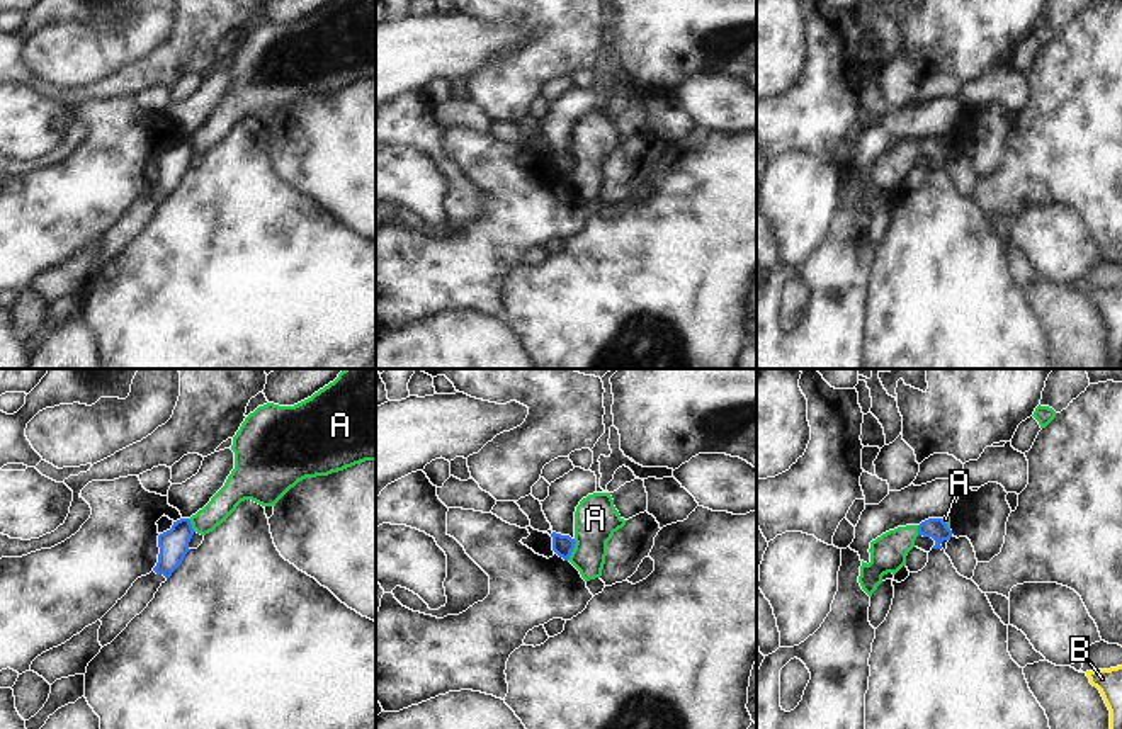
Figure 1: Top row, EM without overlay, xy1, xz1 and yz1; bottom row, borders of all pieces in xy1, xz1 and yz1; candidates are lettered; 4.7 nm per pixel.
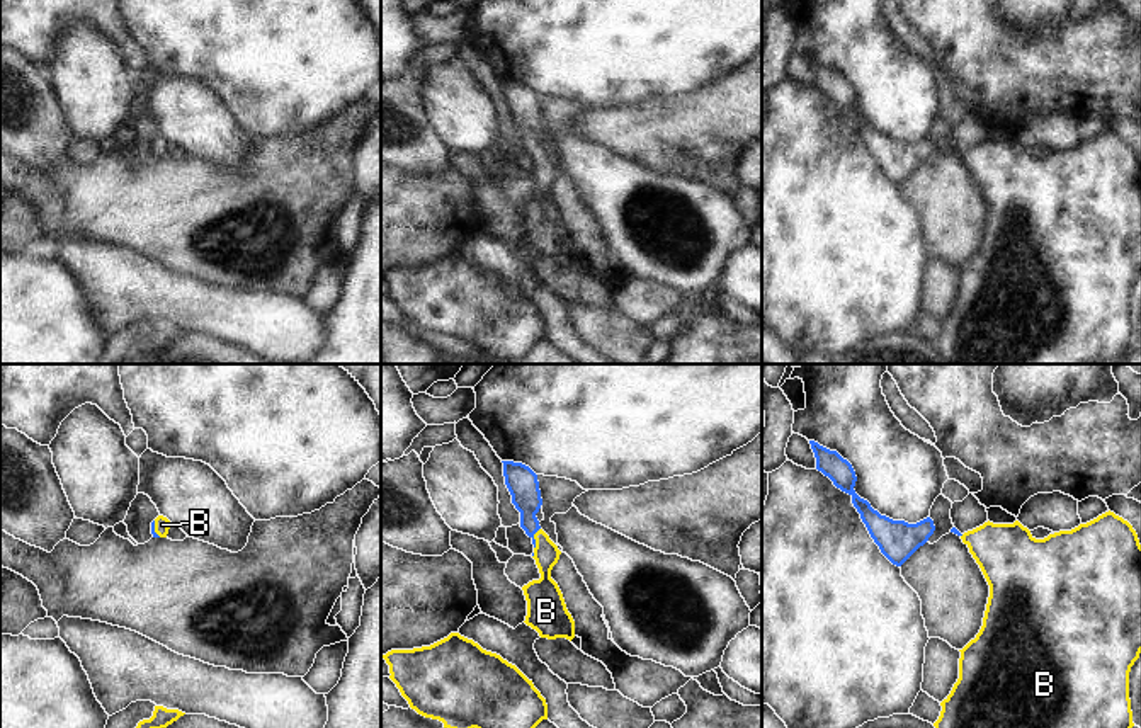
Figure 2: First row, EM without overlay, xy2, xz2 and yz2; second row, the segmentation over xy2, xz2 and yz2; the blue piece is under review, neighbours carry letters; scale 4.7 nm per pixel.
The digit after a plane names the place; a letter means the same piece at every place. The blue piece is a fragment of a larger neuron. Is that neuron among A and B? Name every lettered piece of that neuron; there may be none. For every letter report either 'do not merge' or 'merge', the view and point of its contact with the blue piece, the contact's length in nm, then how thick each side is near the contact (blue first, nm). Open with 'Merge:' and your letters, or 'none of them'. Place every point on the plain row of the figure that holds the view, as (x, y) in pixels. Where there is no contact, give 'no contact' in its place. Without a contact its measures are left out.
Merge: B
A: do not merge | xz1 (573, 167) | 110 nm | 100/200 nm
B: merge | xz2 (533, 157) | 110 nm | 140/120 nm

